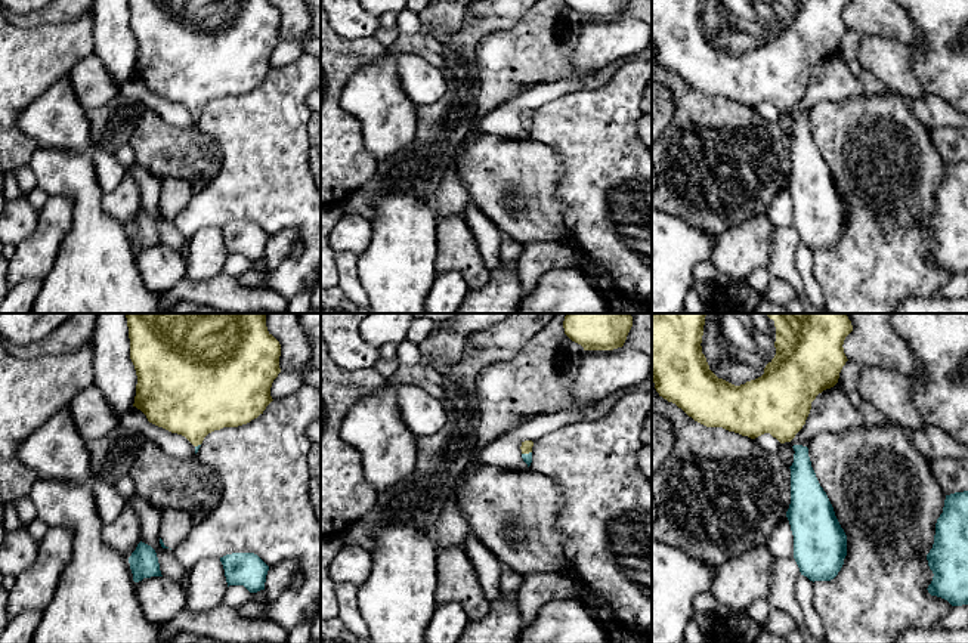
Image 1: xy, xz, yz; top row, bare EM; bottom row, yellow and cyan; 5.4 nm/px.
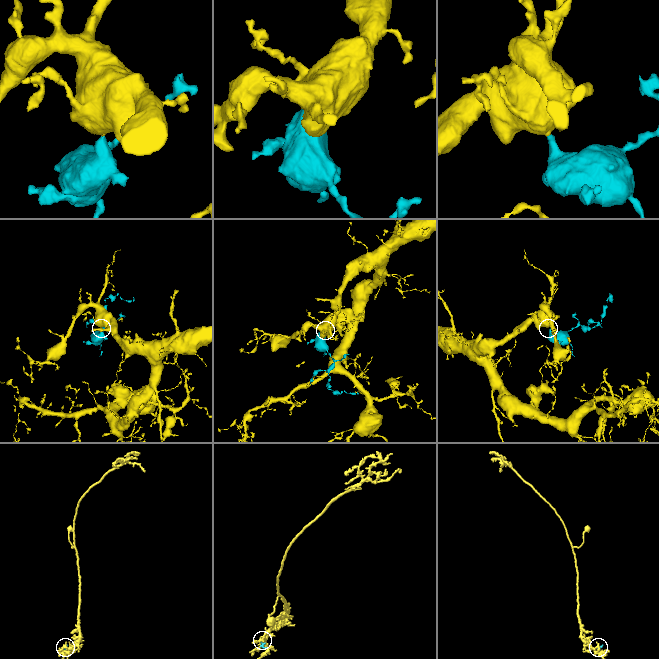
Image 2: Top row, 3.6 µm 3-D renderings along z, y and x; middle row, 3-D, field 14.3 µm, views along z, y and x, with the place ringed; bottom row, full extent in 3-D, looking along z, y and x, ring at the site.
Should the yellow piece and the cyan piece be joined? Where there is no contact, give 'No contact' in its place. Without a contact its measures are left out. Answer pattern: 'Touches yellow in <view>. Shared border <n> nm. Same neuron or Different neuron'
Touches yellow in xz. Shared border 60 nm. Same neuron

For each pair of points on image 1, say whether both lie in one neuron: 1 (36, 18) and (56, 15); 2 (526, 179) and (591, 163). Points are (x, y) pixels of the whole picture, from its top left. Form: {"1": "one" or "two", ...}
{"1": "one", "2": "two"}

